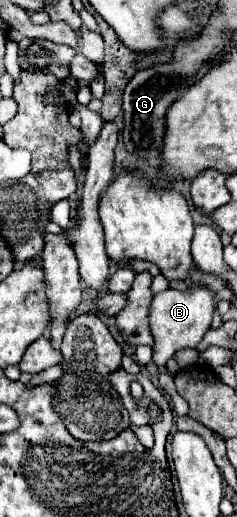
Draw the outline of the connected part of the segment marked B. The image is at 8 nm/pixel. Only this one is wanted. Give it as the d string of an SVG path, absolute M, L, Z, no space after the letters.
M191 287L189 291L167 289L157 293L149 307L149 327L153 335L153 361L165 365L179 349L195 349L211 325L215 311L215 293L203 287Z

